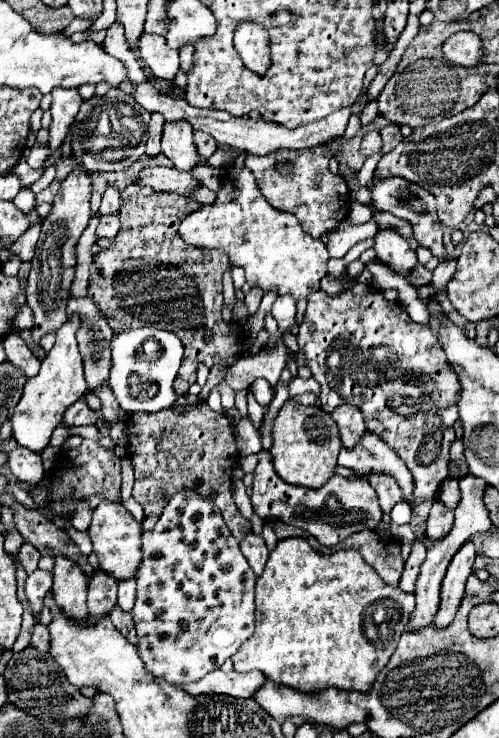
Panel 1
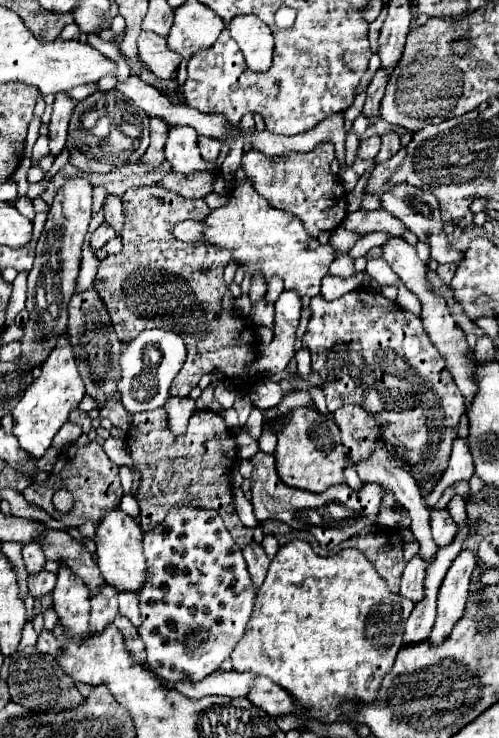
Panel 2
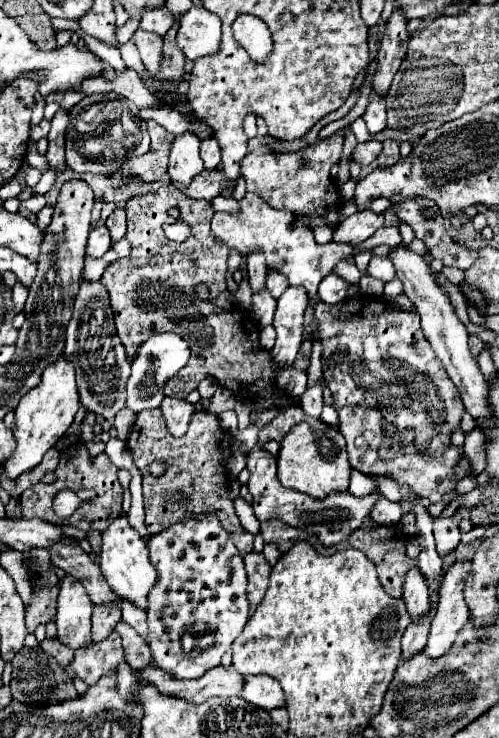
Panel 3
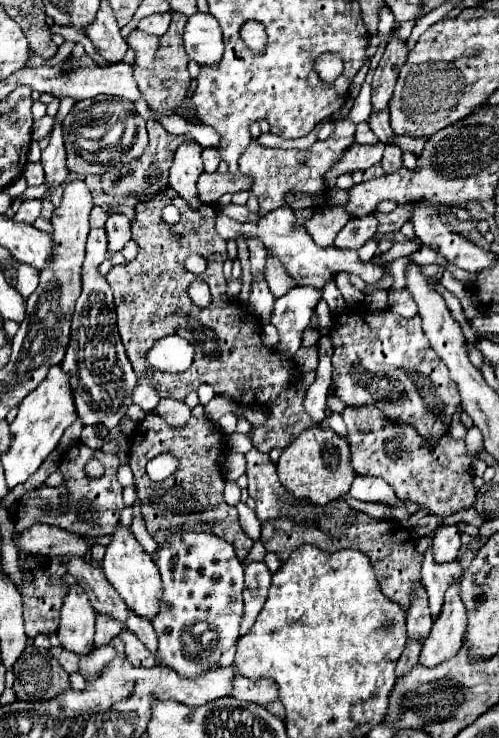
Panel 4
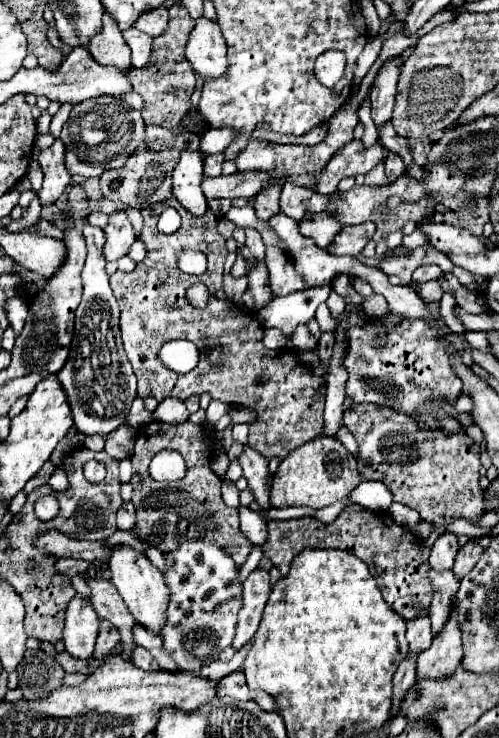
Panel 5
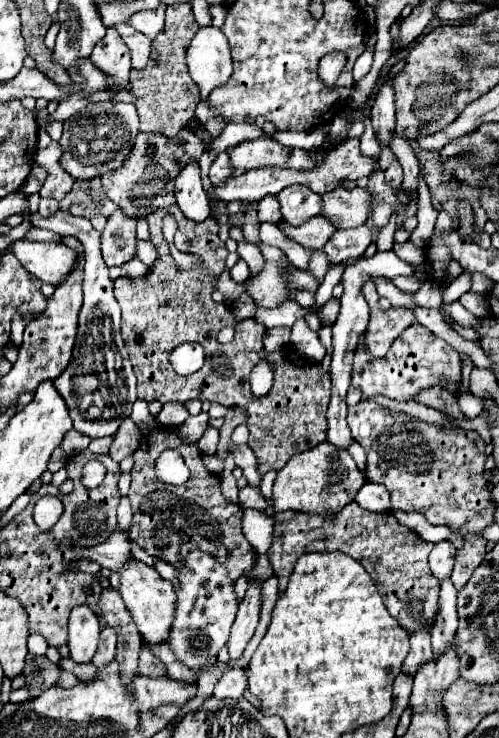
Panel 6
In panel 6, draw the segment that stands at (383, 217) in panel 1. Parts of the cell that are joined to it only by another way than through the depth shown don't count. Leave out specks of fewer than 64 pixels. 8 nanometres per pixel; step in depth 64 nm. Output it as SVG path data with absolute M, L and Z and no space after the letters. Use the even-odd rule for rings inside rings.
M364 226L348 228L348 230L336 230L334 236L324 246L324 252L328 260L332 262L344 262L350 258L360 258L364 250L372 242L372 230Z

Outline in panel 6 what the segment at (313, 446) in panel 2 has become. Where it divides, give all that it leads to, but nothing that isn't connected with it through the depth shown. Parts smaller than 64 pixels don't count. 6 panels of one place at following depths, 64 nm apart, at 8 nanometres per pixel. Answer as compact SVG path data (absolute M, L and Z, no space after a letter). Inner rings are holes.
M330 442L316 444L314 448L294 454L282 470L278 470L274 490L272 490L272 506L274 510L298 510L310 514L338 512L344 504L352 502L356 492L366 482L364 474L352 460L352 456L344 448L336 448Z

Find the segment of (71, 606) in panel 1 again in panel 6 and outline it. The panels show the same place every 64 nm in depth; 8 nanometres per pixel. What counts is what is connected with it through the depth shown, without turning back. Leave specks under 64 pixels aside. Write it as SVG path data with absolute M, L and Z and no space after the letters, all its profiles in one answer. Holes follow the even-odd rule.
M88 604L74 606L68 620L68 648L76 662L90 662L98 644L100 624L98 616Z

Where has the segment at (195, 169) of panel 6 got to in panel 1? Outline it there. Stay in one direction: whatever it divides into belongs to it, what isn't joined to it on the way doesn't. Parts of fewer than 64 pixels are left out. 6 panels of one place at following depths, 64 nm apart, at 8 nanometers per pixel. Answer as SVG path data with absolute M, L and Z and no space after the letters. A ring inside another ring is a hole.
M186 120L164 122L162 152L172 160L174 168L190 170L198 164L198 152L192 140L192 124Z

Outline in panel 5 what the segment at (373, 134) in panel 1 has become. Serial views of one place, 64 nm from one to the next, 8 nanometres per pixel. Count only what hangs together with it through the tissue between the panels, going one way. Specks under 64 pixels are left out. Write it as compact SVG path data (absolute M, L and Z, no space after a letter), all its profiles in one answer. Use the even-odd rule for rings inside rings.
M352 140L340 152L336 152L336 156L332 156L324 172L318 176L316 192L332 194L342 178L370 172L382 160L382 156L384 148L380 144L364 148L360 140Z

